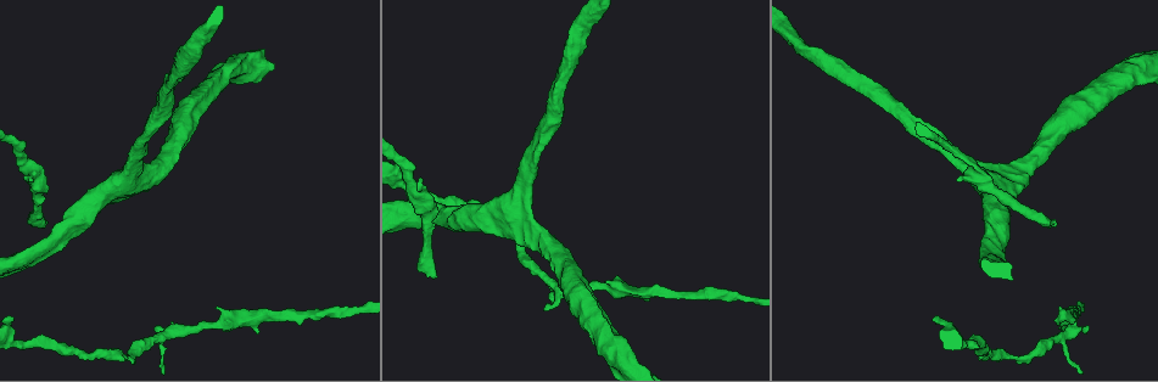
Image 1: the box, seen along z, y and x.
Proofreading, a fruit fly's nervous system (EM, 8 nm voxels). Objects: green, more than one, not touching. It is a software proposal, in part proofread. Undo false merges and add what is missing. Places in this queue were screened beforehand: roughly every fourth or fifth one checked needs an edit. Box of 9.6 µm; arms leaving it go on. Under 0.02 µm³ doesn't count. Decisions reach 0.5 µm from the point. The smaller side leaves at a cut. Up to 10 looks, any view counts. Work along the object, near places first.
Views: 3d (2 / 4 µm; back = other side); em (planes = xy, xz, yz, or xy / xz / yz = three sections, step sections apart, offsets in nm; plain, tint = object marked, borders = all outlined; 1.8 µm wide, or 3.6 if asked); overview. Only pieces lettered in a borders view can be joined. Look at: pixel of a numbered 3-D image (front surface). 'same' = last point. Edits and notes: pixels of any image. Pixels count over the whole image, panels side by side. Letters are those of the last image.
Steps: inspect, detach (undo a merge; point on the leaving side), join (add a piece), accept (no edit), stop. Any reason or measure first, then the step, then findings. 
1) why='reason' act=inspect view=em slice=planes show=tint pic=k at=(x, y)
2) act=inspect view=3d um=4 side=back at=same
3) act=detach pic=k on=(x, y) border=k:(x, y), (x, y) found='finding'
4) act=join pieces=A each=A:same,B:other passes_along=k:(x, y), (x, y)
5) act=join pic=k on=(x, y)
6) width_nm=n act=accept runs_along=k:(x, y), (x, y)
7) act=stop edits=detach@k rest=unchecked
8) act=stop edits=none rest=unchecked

why='calibre changes' act=inspect view=3d um=4 pic=1 at=(29, 167)

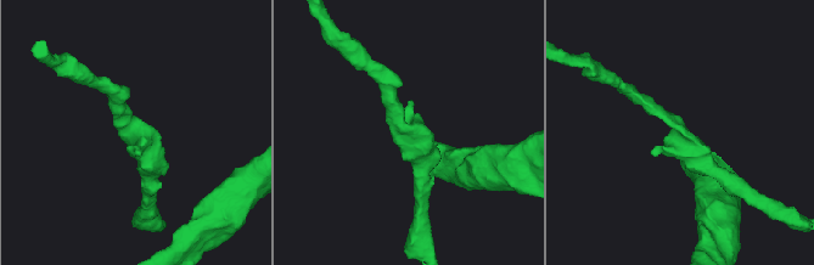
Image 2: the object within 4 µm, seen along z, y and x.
arm_widths_nm=220,260 why='need the tissue' act=inspect view=em slice=planes show=borders pic=2 at=(681, 126)

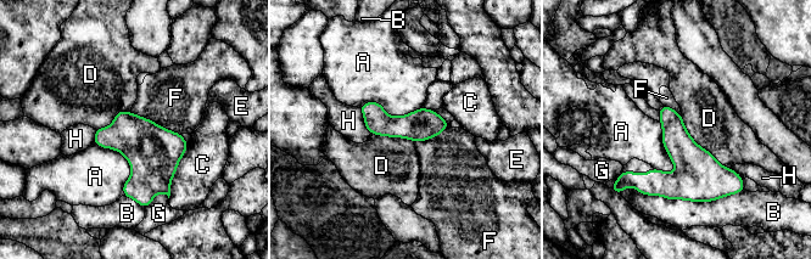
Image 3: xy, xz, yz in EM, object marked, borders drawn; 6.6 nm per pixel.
act=accept each=A:other,B:other,C:other,D:other,E:other,F:other,G:other,H:other runs_along=3:(364, 107), (385, 125), (443, 125) found='all the same cell'

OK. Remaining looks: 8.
why='branch stops here' act=inspect view=3d um=2 pic=1 at=(154, 330)

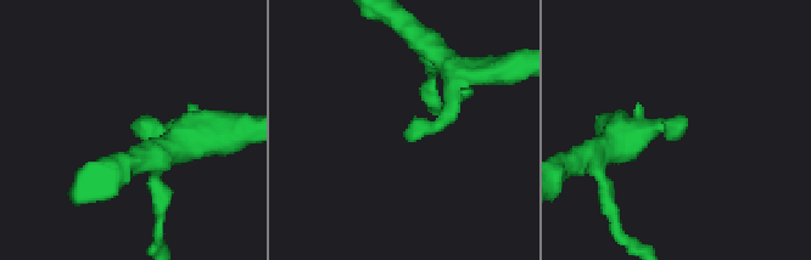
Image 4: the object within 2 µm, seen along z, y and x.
why='shape alone is not enough' act=inspect view=em slice=planes show=borders pic=4 at=(406, 135)

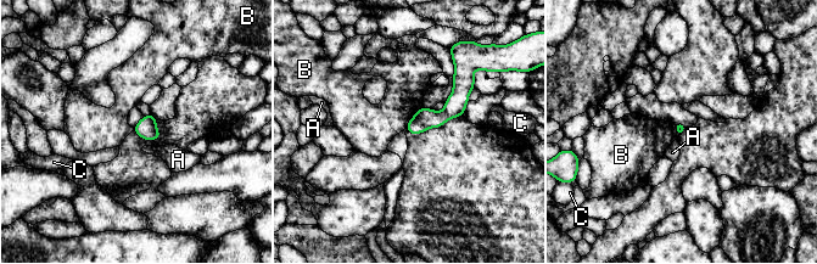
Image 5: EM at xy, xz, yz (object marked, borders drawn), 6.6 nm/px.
act=accept each=A:other,B:other,C:other runs_along=5:(465, 82), (442, 117), (409, 128) found='no lettered piece goes on from it'

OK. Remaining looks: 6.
why='free end' act=inspect view=em um=3.6 slice=planes show=borders pic=1 at=(434, 278)

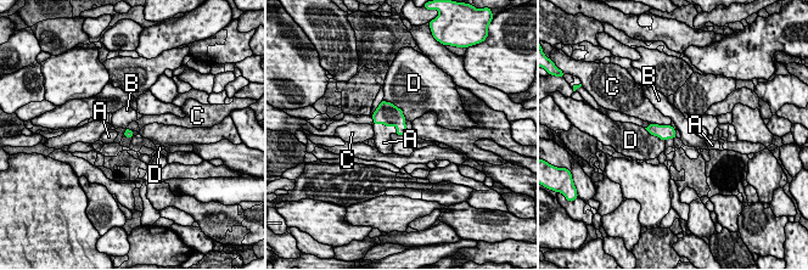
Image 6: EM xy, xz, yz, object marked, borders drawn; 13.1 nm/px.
act=join pieces=A each=A:same,B:other,C:other,D:other passes_along=6:(387, 113), (388, 127), (383, 142) found='the cell continues'

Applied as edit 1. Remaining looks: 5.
why='see it whole again' act=inspect view=overview

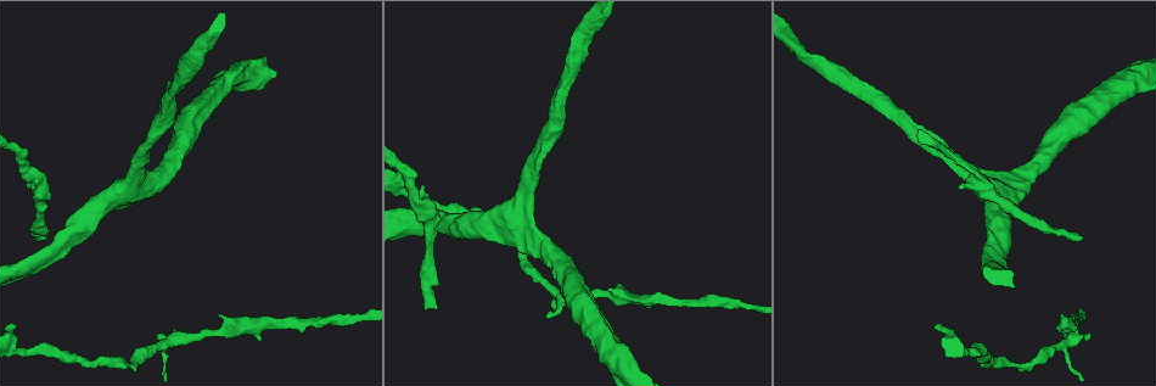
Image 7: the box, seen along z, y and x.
why='thick turns thin' act=inspect view=3d um=4 pic=7 at=(516, 210)

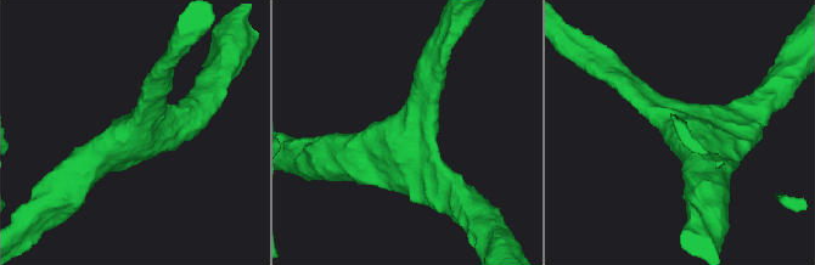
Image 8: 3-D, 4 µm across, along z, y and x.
act=inspect view=em um=3.6 slice=xz step=8 show=tint pic=8 at=(133, 130)

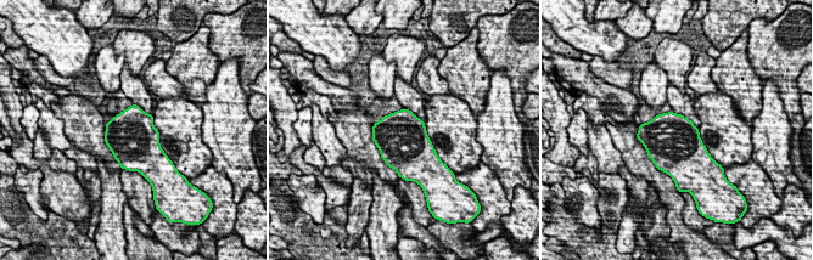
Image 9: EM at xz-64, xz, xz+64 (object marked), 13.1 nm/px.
act=inspect view=em um=3.6 slice=planes show=borders at=same

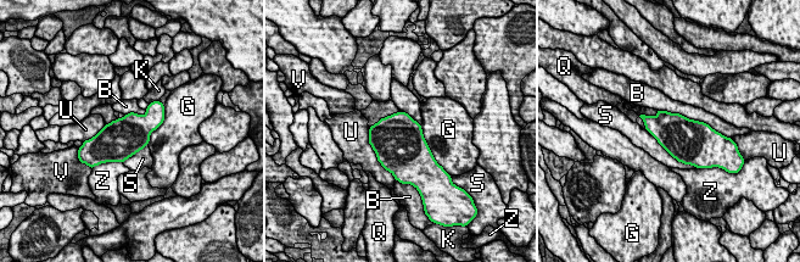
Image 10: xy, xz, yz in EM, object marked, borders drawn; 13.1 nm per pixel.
act=accept each=B:other,G:other,K:other,Q:other,S:other,U:other,V:other,Z:other border=10:(648, 130), (673, 157), (697, 167) found='one cell here'

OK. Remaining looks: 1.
act=stop edits=join@6 rest=unchecked

